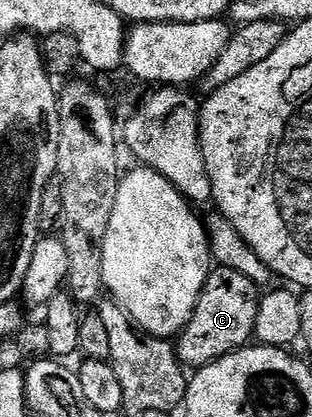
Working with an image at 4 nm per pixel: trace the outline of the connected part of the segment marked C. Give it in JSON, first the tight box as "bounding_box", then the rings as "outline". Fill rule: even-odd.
{"bounding_box":[175,268,259,367],"outline":[[[214,268],[205,280],[195,311],[175,341],[177,357],[186,367],[200,367],[248,346],[259,315],[259,287],[234,269]]]}

